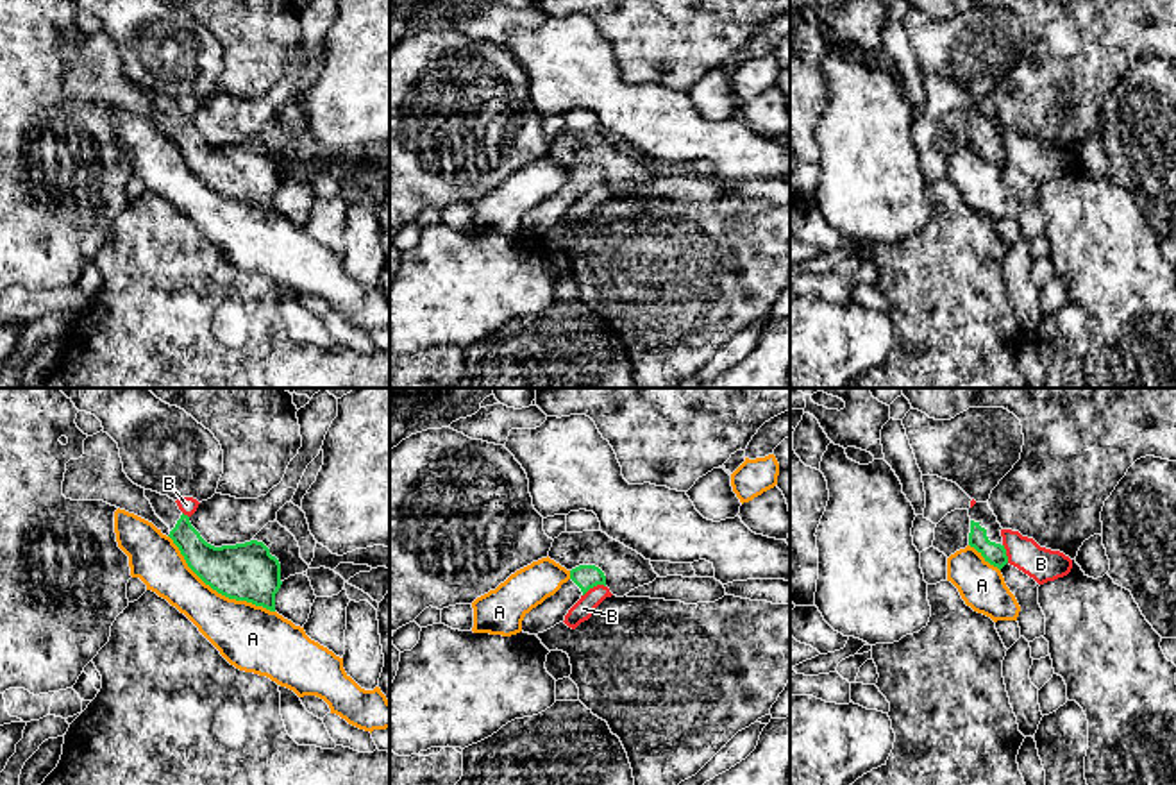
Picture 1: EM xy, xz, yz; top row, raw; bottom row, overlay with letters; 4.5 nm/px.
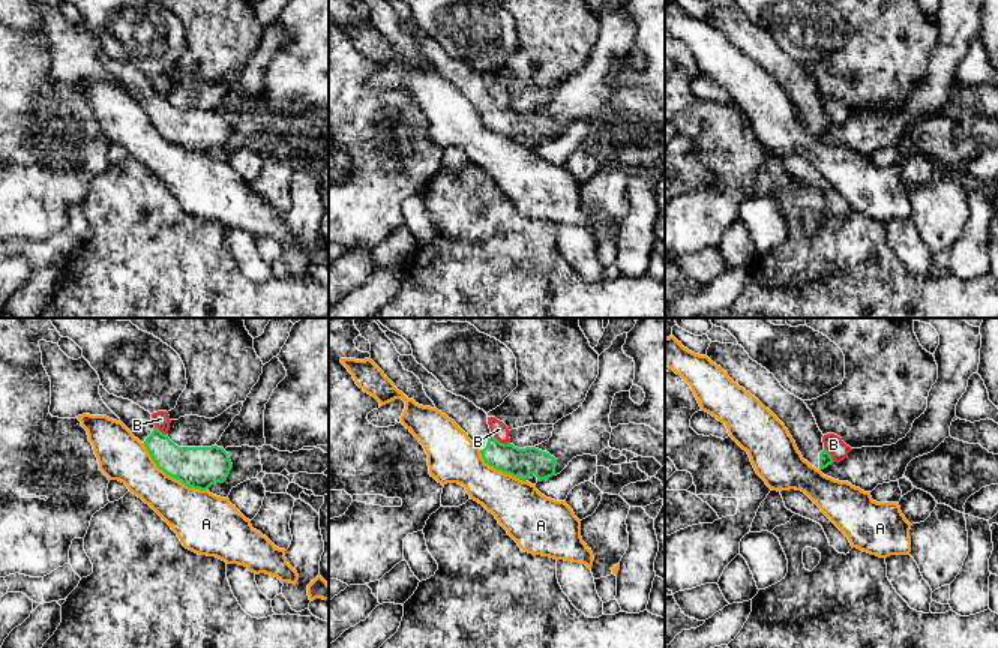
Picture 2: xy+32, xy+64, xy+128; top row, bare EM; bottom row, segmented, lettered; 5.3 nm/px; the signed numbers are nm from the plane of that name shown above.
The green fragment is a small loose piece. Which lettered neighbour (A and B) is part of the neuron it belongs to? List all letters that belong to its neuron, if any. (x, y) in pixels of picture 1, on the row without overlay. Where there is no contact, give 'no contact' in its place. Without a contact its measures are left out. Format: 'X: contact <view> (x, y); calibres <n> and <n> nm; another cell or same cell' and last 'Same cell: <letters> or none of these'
A: contact xy (217, 190); calibres 260 and 280 nm; another cell
B: contact xz (594, 185); calibres 110 and 90 nm; another cell
Same cell: none of these

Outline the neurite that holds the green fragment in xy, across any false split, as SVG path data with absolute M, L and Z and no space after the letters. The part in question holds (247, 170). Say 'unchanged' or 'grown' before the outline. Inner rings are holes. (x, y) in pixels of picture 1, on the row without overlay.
grown | M145 89L155 114L170 127L170 138L179 147L188 166L218 193L247 200L275 211L281 163L270 148L257 139L214 147L191 125L177 102L168 95Z

